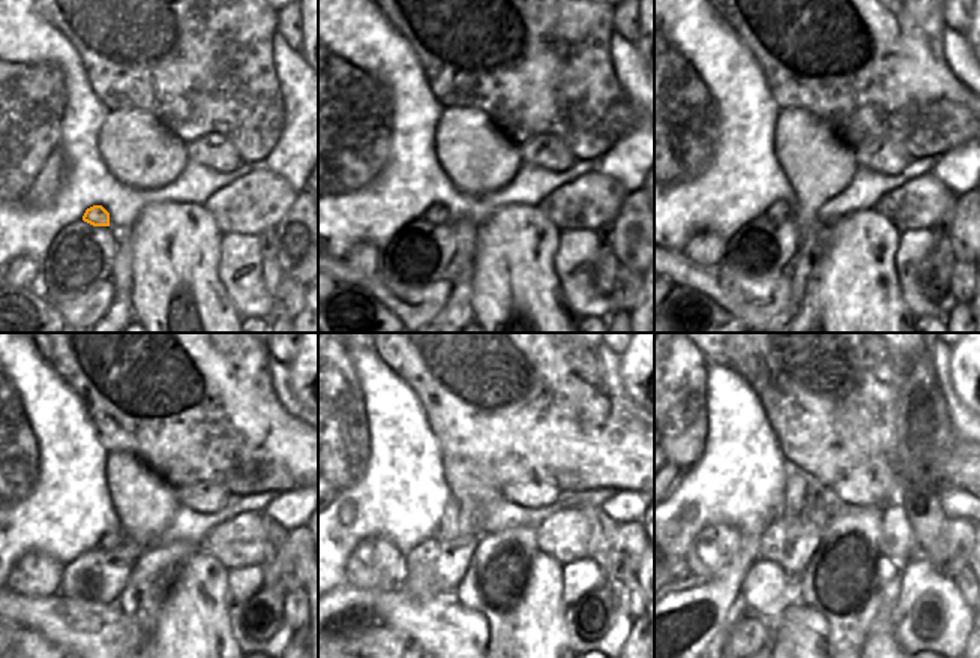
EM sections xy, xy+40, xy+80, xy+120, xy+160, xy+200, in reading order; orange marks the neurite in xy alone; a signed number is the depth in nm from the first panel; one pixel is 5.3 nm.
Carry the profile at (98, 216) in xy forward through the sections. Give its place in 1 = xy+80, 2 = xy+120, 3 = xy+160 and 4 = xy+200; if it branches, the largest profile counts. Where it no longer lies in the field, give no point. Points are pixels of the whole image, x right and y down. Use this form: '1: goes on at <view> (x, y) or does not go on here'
1: goes on at xy+80 (779, 210)
2: goes on at xy+120 (114, 538)
3: goes on at xy+160 (449, 528)
4: goes on at xy+200 (802, 489)

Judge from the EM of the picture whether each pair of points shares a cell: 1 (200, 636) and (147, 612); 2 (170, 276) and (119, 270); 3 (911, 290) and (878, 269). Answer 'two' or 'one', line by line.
1: two
2: two
3: two

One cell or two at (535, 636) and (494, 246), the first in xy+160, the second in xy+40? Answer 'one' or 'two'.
one

